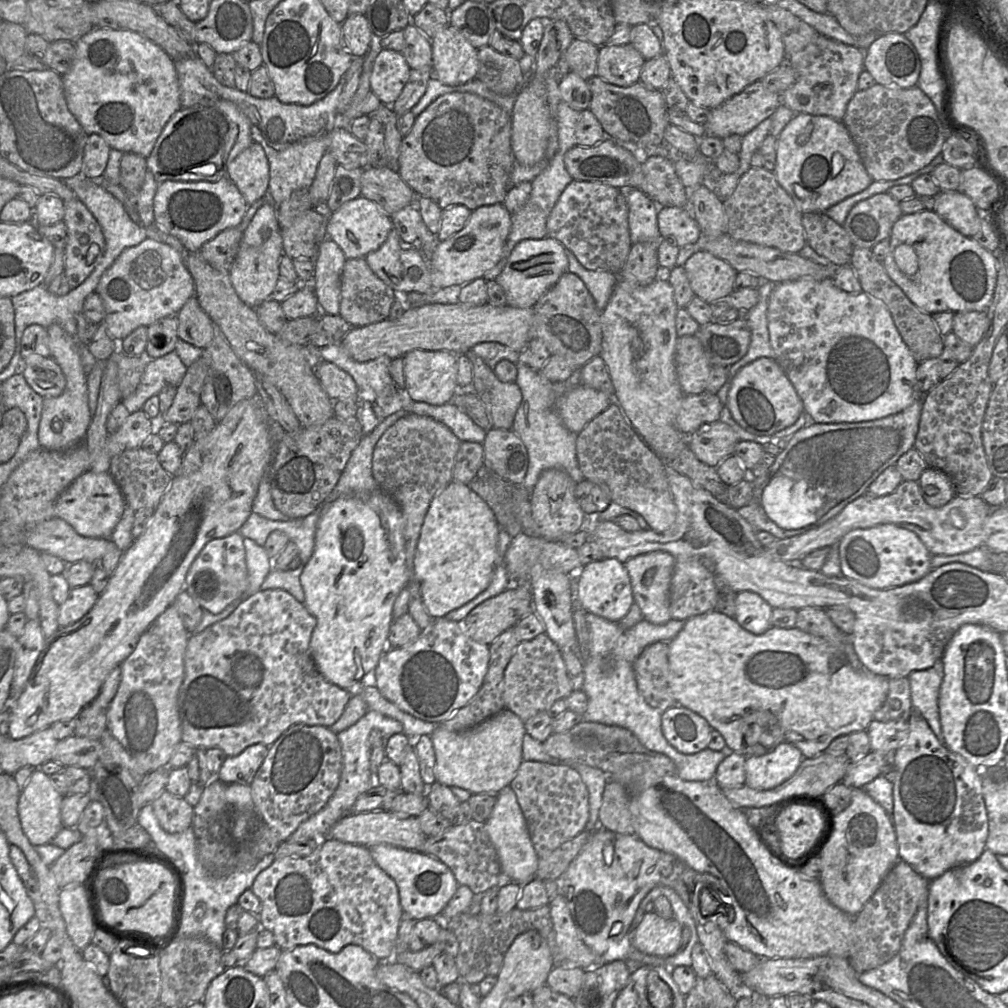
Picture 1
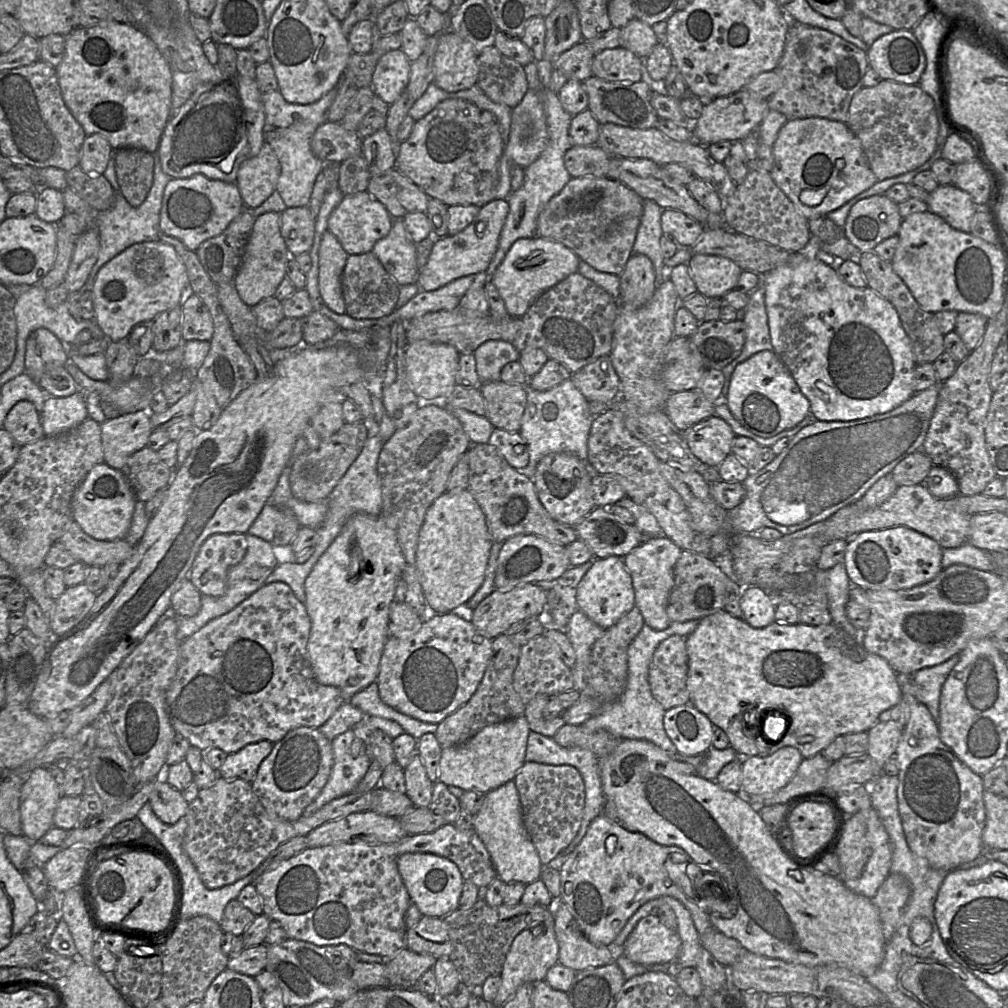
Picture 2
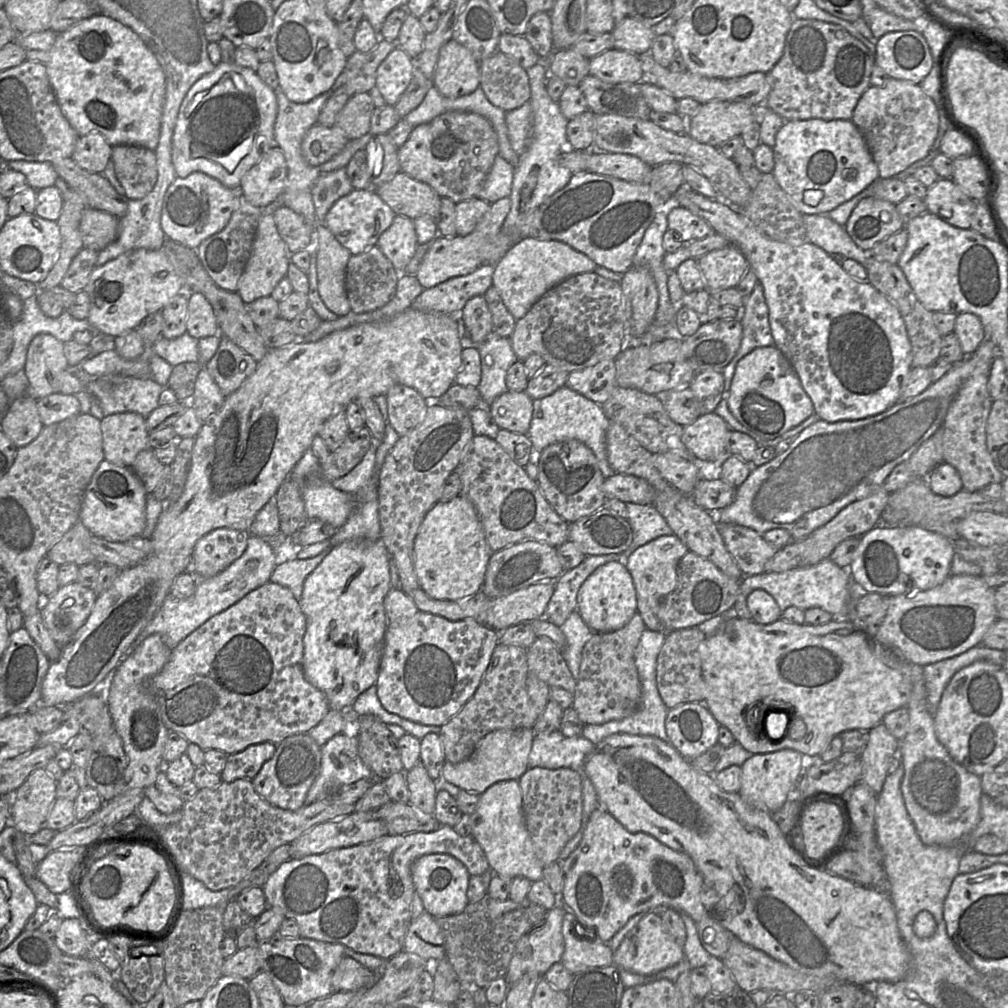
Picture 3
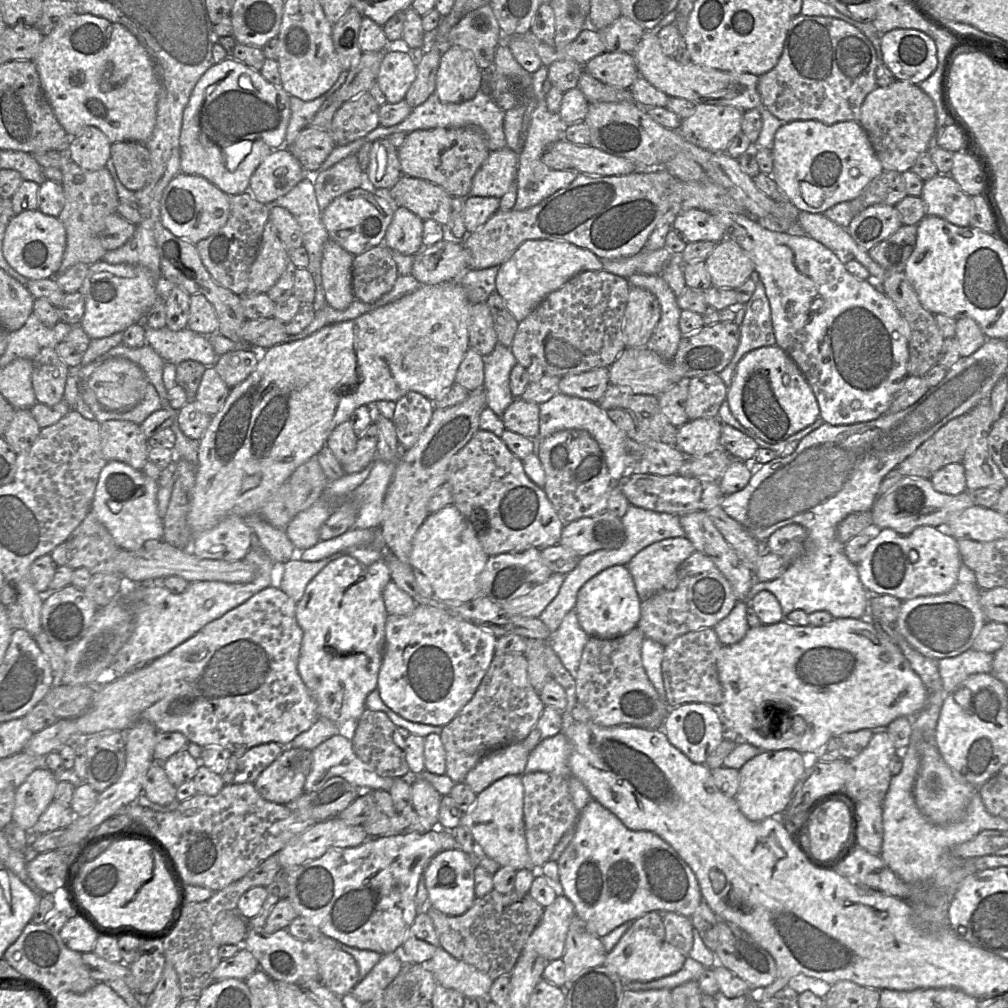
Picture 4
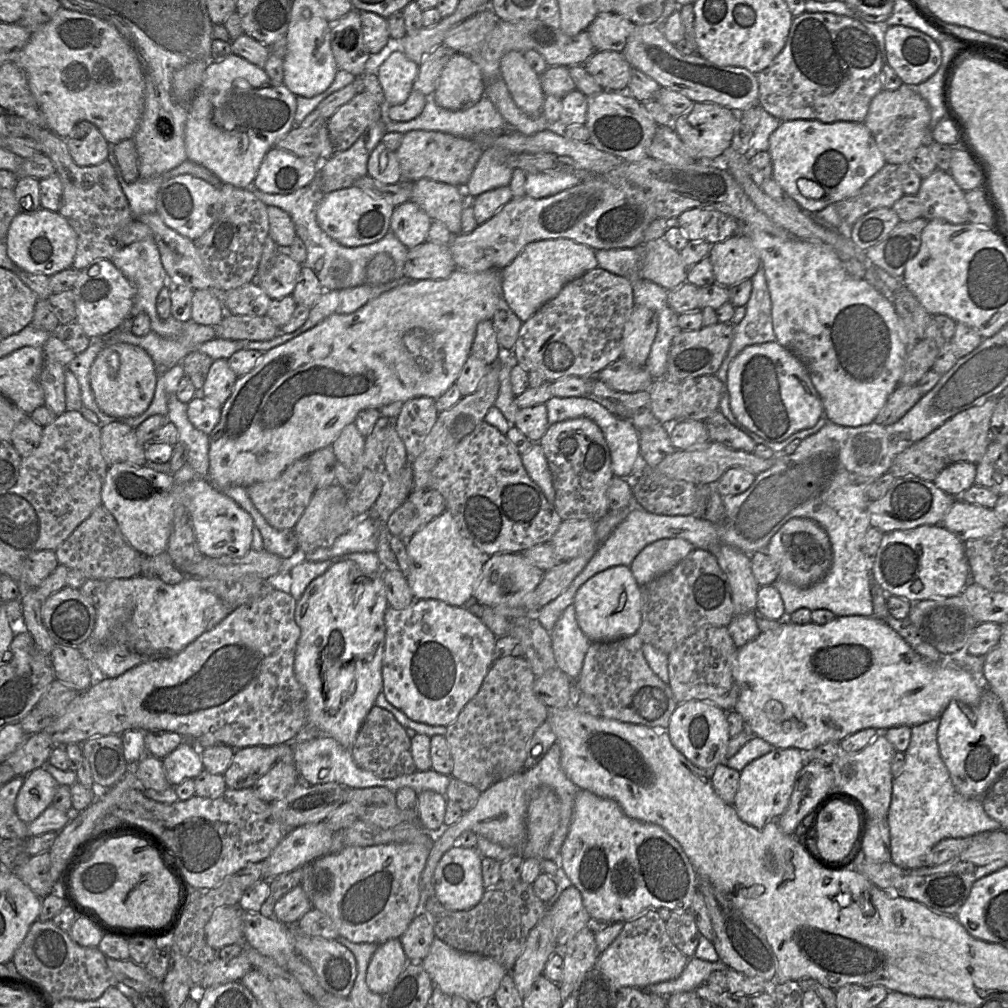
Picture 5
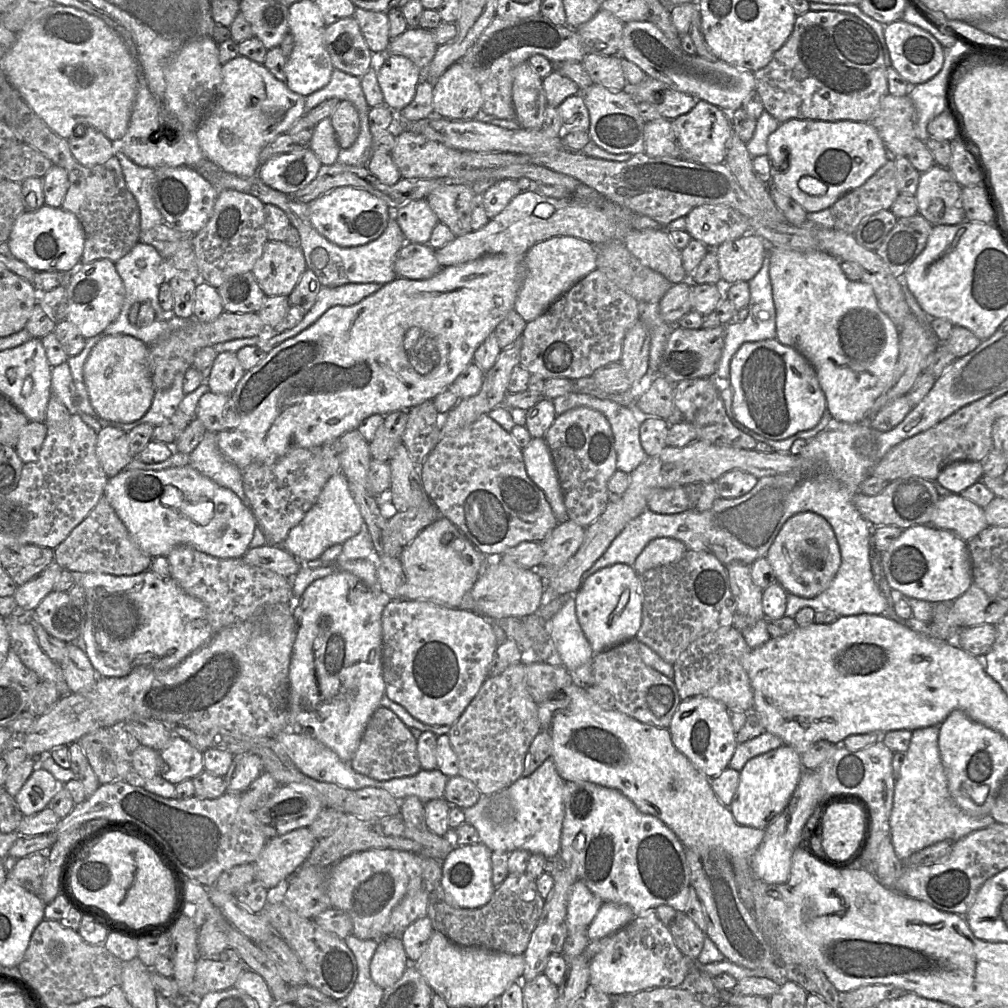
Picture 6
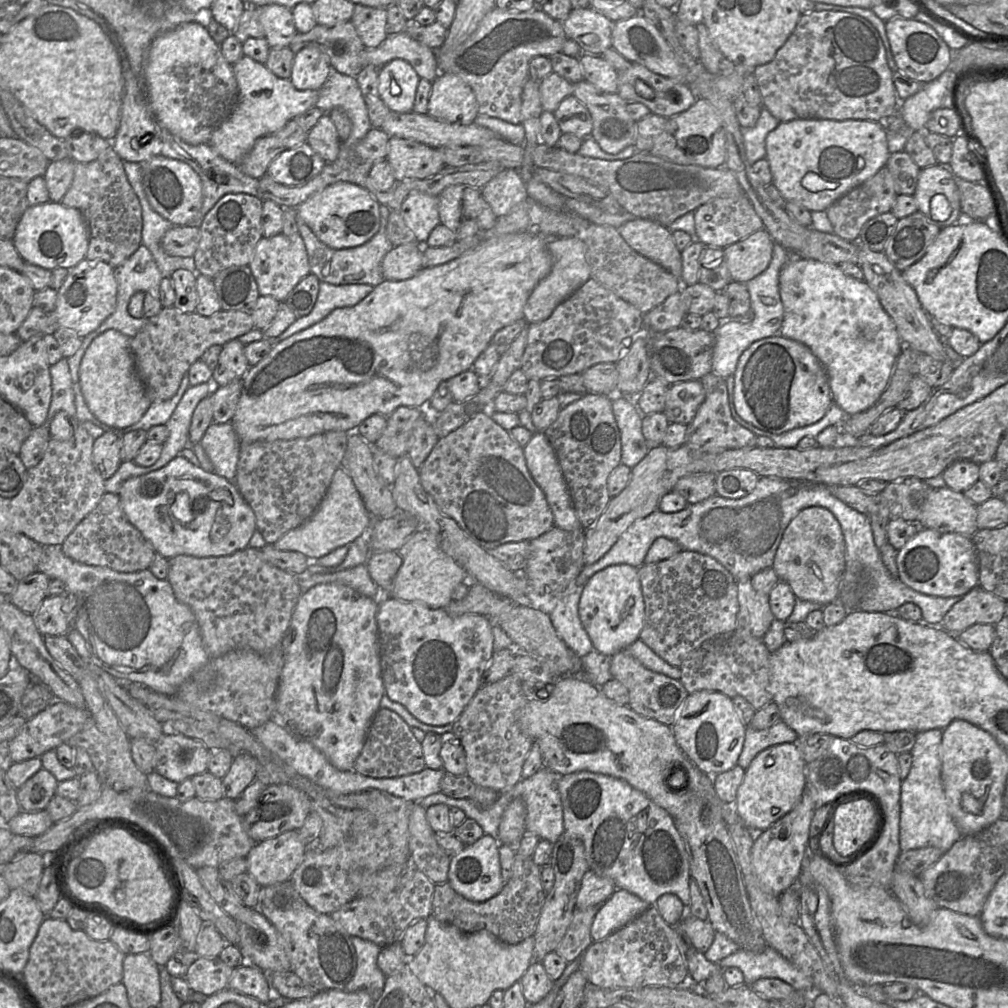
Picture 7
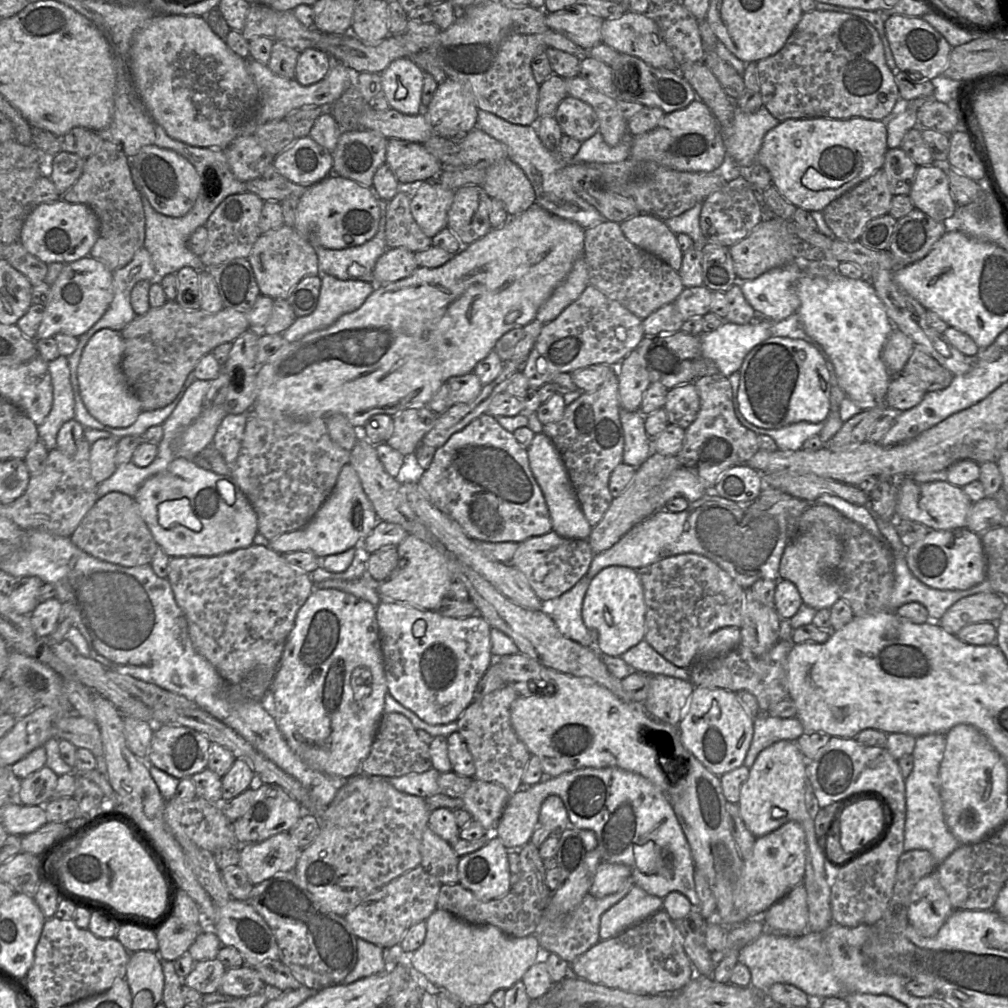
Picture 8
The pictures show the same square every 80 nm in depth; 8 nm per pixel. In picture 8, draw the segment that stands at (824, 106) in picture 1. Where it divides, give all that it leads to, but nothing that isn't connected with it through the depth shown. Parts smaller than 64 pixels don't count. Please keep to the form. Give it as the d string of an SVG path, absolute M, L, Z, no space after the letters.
M813 10L803 13L798 25L788 38L785 46L775 55L767 57L757 62L757 71L760 85L762 105L779 122L787 119L800 118L852 118L862 117L866 119L882 120L889 116L896 101L900 98L899 90L894 78L894 72L888 67L883 43L877 30L865 19L853 14L840 13L835 11Z

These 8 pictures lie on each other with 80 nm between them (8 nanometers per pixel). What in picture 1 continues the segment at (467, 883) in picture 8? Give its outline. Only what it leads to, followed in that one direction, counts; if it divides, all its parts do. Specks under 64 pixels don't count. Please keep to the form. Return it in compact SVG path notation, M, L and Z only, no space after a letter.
M387 844L370 847L370 853L376 864L395 881L401 907L415 921L441 914L459 886L447 865L425 853Z

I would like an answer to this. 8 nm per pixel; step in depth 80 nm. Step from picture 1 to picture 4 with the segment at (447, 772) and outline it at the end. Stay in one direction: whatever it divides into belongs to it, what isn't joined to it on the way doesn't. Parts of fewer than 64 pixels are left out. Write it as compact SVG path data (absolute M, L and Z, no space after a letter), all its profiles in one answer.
M523 742L497 748L486 754L468 772L463 783L476 794L481 793L495 781L508 775L523 775L529 752Z

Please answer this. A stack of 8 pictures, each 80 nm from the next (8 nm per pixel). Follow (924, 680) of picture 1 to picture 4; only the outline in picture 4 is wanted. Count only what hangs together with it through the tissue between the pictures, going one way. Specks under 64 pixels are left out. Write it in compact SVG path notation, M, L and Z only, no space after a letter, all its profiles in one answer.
M972 648L955 657L938 660L943 690L952 694L969 676L991 673L994 655Z

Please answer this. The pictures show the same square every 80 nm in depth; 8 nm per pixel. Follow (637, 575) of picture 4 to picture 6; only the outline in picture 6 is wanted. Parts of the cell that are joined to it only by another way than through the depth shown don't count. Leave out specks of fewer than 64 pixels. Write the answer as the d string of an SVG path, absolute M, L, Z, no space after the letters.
M656 538L650 541L636 558L633 568L644 573L652 568L678 561L687 551L687 547L674 538Z

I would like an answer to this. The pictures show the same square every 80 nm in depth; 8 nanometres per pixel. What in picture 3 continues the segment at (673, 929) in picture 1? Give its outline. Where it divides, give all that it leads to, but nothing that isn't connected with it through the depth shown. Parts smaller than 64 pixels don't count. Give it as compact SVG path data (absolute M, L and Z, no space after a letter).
M652 912L647 913L628 932L613 954L613 963L618 968L646 975L674 966L683 959L683 946L678 945L669 935L660 915Z

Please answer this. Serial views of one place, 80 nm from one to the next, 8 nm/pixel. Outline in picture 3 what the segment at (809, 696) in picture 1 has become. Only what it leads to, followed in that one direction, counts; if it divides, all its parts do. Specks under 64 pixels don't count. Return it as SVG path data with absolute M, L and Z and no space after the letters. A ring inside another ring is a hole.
M852 612L850 620L831 620L822 625L792 624L782 619L767 625L737 617L727 620L699 647L702 676L707 685L704 705L719 725L732 733L735 743L751 754L792 749L802 754L806 761L812 761L819 759L833 737L849 730L870 731L881 723L887 713L907 706L911 684L902 673L896 655L876 639L878 627L866 626L852 616ZM769 711L783 711L789 717L786 735L778 741L763 738L765 734L762 721ZM756 712L763 712L759 720L755 718Z

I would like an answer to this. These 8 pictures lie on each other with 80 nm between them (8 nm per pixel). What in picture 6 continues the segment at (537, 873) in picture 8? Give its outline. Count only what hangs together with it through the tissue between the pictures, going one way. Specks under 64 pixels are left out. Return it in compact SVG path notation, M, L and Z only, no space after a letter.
M508 873L504 882L495 889L491 900L479 908L460 908L450 904L443 889L435 887L429 895L428 917L434 930L444 934L451 942L463 947L480 947L493 952L511 955L524 954L532 932L541 916L545 899L538 892L536 881L525 874Z

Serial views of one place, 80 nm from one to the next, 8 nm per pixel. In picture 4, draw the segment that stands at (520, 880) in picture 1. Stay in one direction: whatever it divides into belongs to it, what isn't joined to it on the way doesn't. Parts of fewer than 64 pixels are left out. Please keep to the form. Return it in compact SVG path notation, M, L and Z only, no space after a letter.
M521 775L505 776L477 794L476 803L462 815L460 825L471 831L479 849L479 862L482 851L500 867L510 866L516 871L532 869L525 836L523 805L524 788Z

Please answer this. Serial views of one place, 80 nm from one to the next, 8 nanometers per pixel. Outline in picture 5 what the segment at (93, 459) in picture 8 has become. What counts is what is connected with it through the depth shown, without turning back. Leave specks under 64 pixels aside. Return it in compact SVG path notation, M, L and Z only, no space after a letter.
M112 422L101 426L101 453L108 466L129 463L142 467L147 462L145 448L129 425Z

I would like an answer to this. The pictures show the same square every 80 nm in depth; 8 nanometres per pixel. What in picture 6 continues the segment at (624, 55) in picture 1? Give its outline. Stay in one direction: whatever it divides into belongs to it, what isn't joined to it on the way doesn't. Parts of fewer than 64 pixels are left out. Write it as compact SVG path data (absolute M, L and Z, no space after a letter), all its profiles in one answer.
M587 53L582 65L593 84L599 84L611 91L621 91L626 79L621 67L621 55L603 56Z

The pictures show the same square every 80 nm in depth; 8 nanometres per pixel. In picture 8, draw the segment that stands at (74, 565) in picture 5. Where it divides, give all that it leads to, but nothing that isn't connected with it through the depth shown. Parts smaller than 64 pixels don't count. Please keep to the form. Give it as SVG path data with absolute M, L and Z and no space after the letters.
M110 492L99 498L70 539L87 554L124 567L150 564L159 547L143 520L135 499L120 492Z

